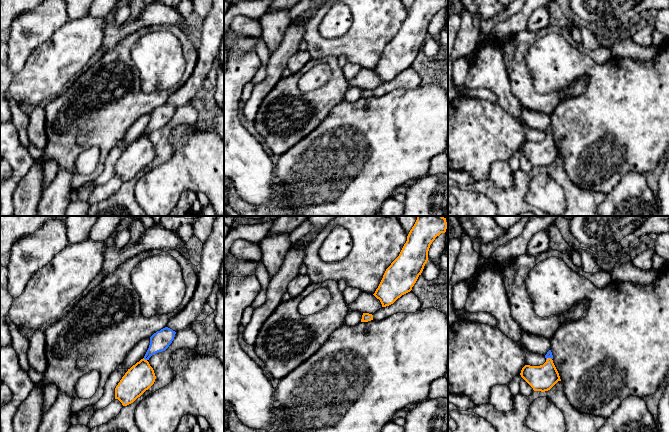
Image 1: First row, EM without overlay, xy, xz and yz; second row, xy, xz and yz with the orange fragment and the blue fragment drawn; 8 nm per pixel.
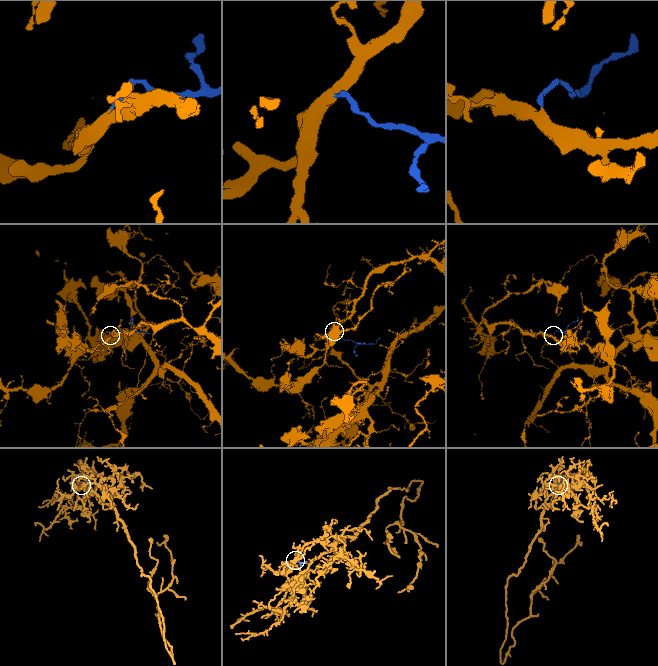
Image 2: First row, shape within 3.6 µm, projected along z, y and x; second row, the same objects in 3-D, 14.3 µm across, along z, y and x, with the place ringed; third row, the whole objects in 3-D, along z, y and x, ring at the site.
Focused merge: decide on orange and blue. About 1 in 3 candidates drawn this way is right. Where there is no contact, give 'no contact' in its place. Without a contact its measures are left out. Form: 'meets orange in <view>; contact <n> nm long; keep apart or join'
meets orange in xy; contact 40 nm long; join

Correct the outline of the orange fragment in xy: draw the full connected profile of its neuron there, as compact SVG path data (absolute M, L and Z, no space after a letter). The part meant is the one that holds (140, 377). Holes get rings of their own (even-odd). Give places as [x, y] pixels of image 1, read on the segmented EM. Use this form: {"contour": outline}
{"contour": "M165 327L150 337L150 345L144 358L128 369L115 388L115 399L123 406L133 403L154 384L156 376L148 360L152 355L165 351L175 334L175 331Z"}

